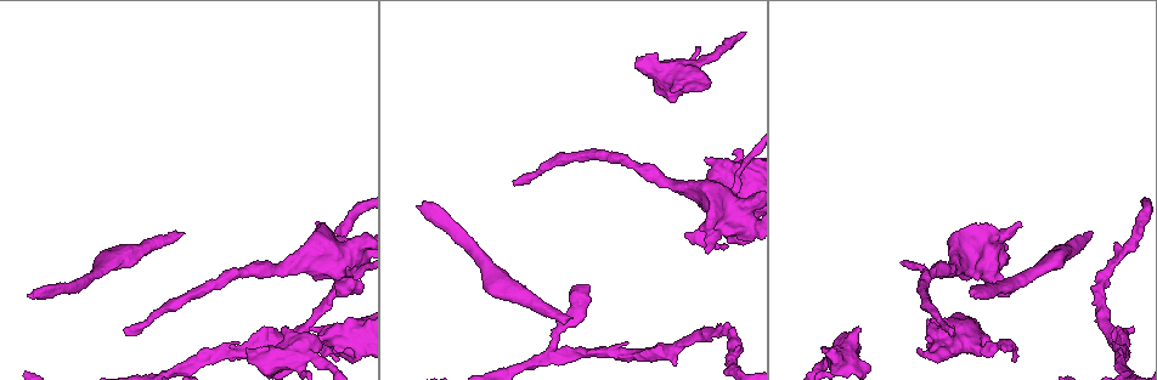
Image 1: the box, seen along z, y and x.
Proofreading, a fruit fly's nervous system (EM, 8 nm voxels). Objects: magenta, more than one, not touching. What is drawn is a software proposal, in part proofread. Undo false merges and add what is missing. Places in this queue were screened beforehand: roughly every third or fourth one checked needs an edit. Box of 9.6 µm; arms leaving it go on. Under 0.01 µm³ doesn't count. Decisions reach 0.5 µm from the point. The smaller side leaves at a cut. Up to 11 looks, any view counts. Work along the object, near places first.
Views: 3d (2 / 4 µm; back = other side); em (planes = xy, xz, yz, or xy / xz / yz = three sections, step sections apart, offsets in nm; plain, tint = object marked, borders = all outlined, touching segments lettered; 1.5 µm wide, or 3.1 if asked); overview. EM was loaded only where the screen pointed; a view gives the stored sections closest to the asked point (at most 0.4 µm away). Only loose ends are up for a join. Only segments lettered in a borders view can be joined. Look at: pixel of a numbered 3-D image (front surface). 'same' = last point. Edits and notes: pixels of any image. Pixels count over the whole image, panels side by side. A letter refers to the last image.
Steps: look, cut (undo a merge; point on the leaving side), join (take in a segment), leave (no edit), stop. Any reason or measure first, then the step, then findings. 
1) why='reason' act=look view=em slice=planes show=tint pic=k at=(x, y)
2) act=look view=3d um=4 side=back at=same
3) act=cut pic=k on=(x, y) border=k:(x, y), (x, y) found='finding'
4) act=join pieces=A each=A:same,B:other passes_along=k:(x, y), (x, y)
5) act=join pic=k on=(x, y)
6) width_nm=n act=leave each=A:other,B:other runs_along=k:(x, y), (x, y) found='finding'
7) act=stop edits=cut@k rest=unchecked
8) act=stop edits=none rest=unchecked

why='an open end' act=look view=em slice=yz step=8 show=tint pic=1 at=(573, 317)

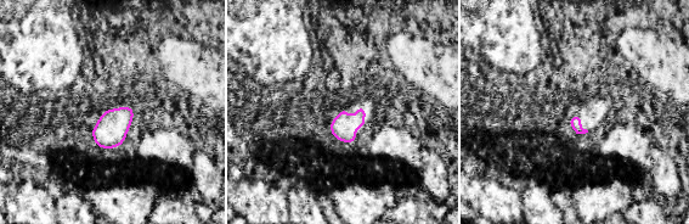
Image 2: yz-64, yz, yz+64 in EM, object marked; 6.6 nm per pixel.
act=look view=em slice=planes show=borders at=same

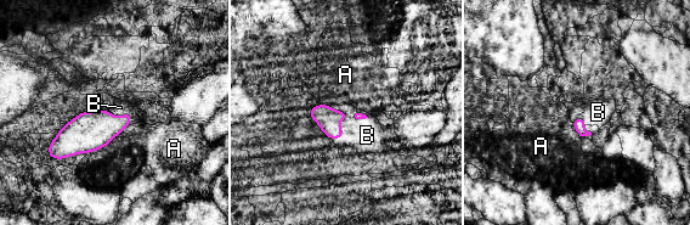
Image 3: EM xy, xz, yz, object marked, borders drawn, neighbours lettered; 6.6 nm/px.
longest_contact=B:170nm act=join pieces=B each=A:other,B:same passes_along=3:(89, 131), (122, 116), (120, 107) found='the neuron continues'

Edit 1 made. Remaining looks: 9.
act=look view=overview

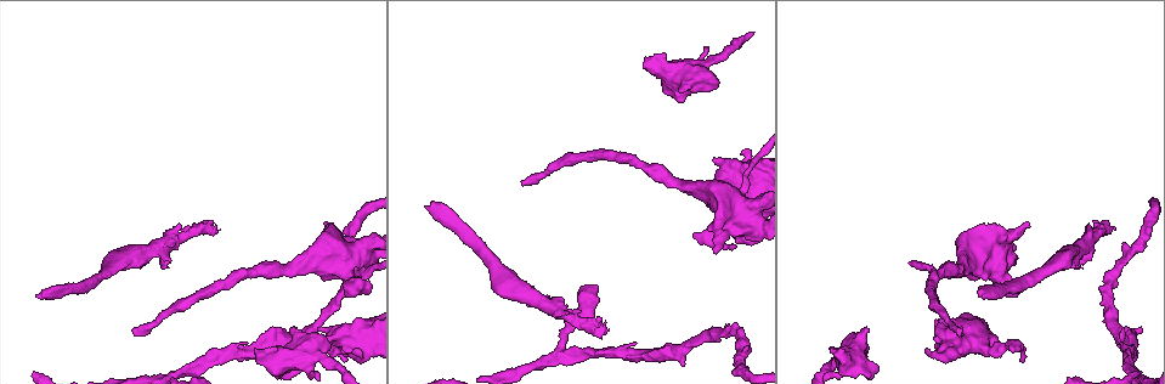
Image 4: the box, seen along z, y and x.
why='free end' act=look view=3d um=2 pic=4 at=(525, 183)

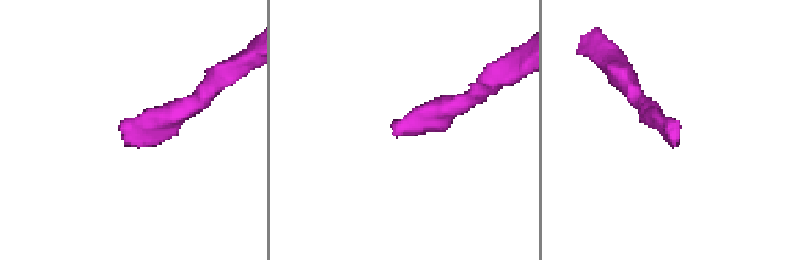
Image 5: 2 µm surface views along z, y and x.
act=look view=em slice=yz step=4 show=tint pic=5 at=(678, 125)

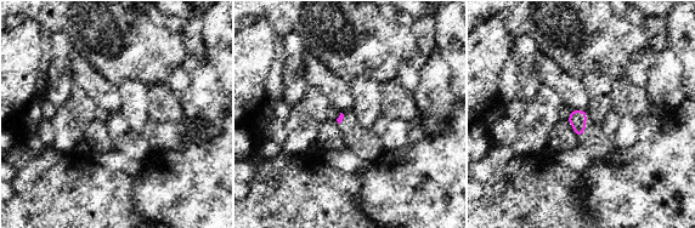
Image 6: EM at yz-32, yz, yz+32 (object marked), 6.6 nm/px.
why='another direction' act=look view=em slice=planes show=borders at=same

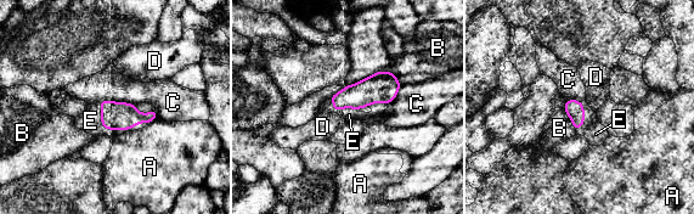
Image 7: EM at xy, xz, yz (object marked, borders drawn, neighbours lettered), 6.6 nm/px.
act=join pieces=E each=A:other,B:other,C:other,D:other,E:same found='it goes on there'

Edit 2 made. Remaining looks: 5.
why='branch stops here' act=look view=3d um=2 pic=4 at=(681, 92)

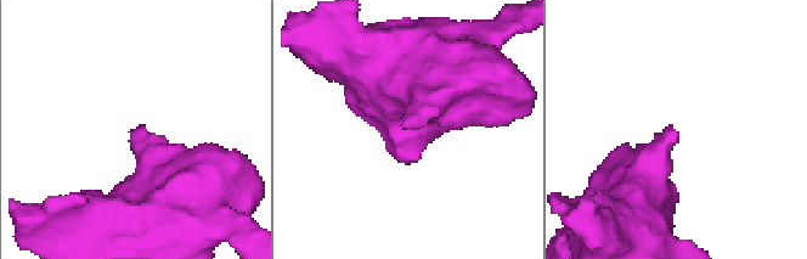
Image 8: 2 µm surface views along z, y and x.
why='shape alone is not enough' act=look view=em slice=planes show=borders pic=8 at=(406, 119)

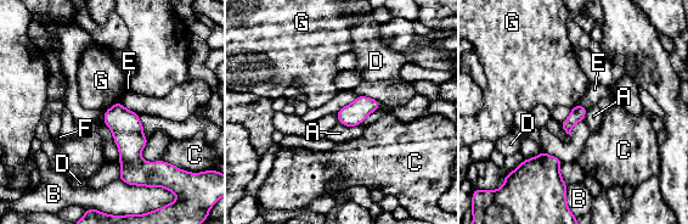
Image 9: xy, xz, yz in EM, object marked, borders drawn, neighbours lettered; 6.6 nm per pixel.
act=leave each=A:other,B:other,C:other,D:other,E:other,F:other,G:other border=9:(119, 100), (106, 111) found='none of them fits'

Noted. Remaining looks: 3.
act=look view=3d um=2 pic=4 at=(1009, 348)

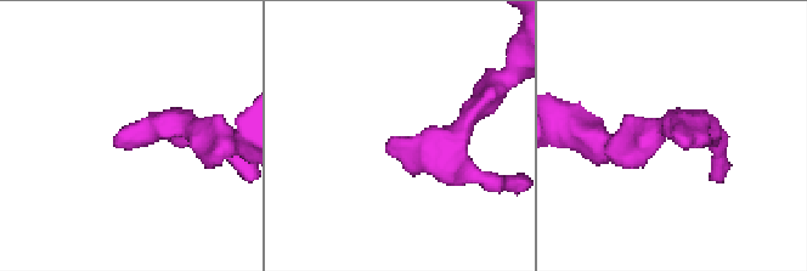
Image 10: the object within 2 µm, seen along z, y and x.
why='need the tissue' act=look view=em slice=xz step=4 show=borders pic=10 at=(678, 129)

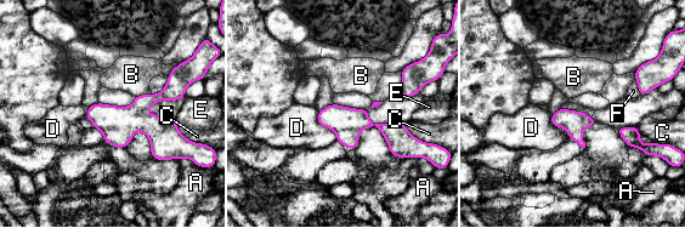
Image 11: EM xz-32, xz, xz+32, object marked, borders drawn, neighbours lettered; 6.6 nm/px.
act=look view=em slice=planes show=borders at=same

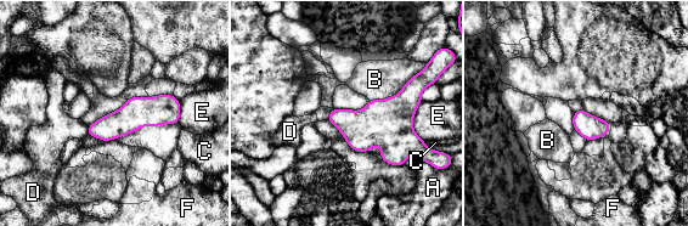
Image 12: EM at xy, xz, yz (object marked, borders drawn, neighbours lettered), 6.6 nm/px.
act=leave each=A:other,B:other,C:other,D:other,E:other,F:other border=12:(427, 63), (395, 95), (370, 101) found='none of them fits'

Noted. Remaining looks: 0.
act=stop edits=join@3,join@7 rest=unchecked

